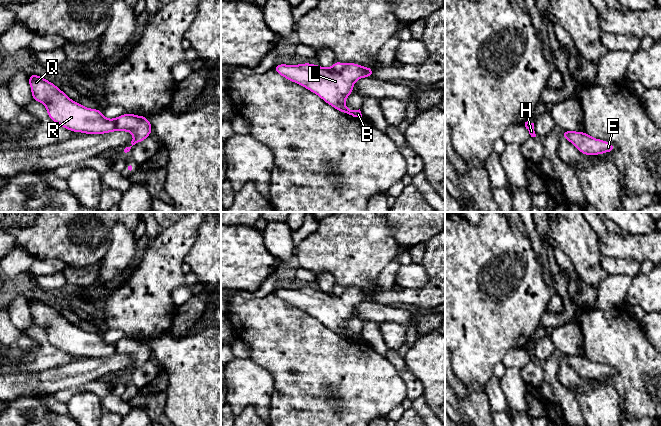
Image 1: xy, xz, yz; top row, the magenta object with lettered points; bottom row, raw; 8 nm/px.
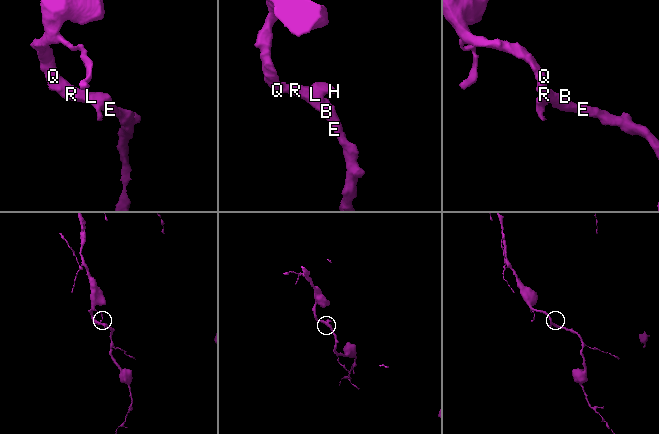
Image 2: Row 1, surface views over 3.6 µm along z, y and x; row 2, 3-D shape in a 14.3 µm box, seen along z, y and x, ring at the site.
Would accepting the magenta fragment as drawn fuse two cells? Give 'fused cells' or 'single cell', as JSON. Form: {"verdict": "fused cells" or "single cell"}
{"verdict": "single cell"}

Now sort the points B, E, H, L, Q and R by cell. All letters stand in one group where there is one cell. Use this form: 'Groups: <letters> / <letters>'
Groups: B E H L Q R

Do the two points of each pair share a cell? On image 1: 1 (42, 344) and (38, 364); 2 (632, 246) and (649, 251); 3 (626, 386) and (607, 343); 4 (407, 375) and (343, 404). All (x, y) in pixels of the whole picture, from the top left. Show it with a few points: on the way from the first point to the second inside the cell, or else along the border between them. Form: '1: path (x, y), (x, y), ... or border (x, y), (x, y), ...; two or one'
1: path (42, 349), (41, 359); one
2: path (636, 247), (645, 247); one
3: path (626, 375), (626, 362), (618, 354); one
4: border (387, 359), (402, 380), (405, 386), (406, 397); two

